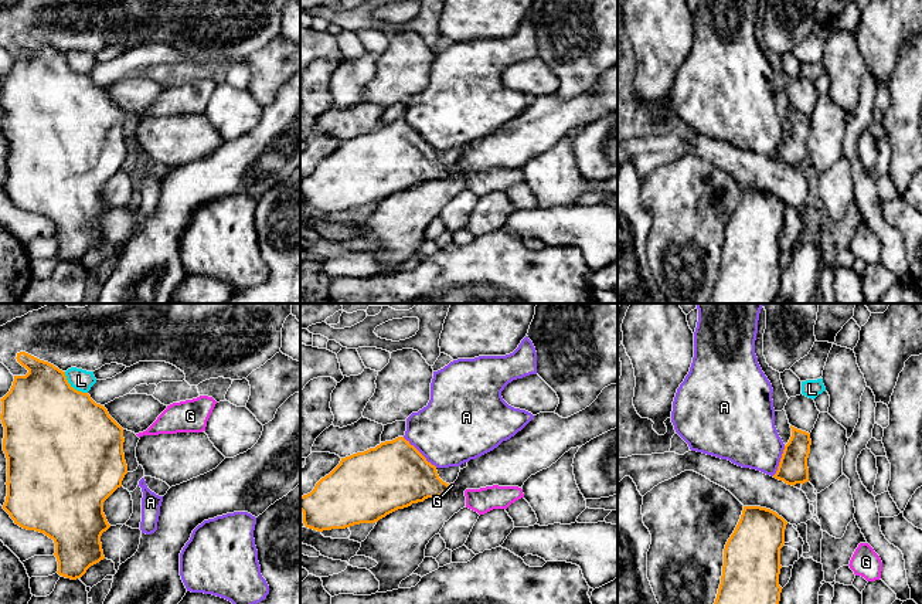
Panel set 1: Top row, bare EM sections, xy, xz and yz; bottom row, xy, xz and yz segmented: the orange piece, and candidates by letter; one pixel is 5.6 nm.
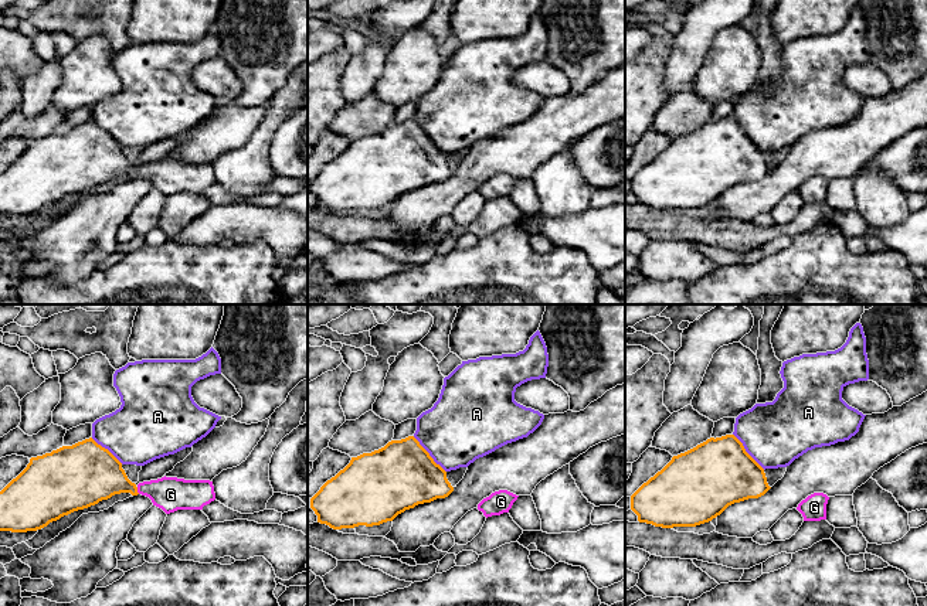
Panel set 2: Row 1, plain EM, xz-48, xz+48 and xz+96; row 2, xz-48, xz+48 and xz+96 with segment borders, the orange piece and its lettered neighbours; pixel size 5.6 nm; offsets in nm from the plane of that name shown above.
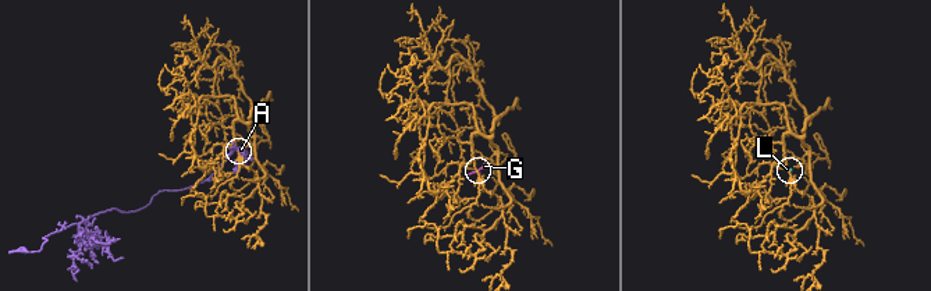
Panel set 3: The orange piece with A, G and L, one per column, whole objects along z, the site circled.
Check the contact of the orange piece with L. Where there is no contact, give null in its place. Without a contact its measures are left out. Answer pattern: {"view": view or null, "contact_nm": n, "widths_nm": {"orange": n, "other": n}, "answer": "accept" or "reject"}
{"view": "xy", "contact_nm": 180, "widths_nm": {"orange": 500, "other": 120}, "answer": "reject"}

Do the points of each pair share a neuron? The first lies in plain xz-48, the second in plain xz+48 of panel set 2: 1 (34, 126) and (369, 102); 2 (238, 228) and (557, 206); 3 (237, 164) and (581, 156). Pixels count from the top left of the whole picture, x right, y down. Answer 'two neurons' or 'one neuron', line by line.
1: one neuron
2: two neurons
3: two neurons

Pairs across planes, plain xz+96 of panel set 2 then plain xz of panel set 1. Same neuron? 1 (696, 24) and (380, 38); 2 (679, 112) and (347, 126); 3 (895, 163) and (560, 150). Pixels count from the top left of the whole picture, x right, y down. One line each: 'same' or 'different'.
1: different
2: same
3: different

